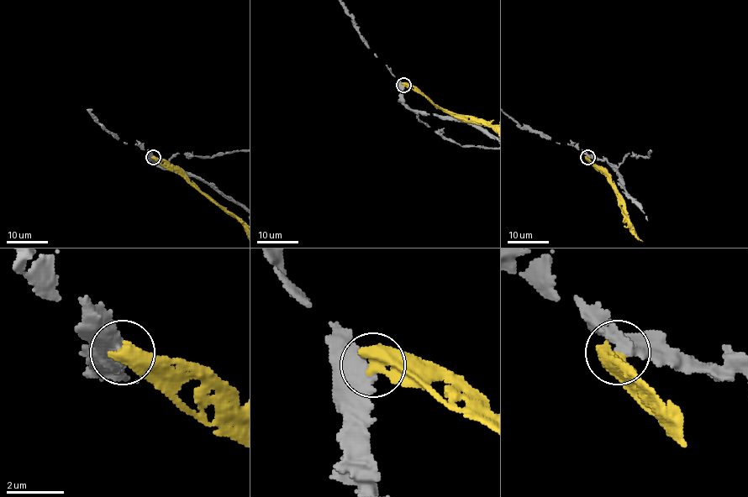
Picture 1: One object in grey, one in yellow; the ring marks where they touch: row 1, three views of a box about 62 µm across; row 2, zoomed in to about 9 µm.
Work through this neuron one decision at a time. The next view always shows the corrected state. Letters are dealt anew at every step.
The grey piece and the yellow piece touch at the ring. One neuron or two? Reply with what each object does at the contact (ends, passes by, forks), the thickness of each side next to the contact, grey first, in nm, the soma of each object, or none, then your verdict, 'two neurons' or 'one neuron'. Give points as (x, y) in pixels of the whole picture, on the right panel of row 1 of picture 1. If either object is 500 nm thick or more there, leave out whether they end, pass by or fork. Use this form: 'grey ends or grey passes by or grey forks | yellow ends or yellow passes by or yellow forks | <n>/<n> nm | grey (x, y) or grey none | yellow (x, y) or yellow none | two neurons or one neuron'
500/600 nm | grey none | yellow none | two neurons

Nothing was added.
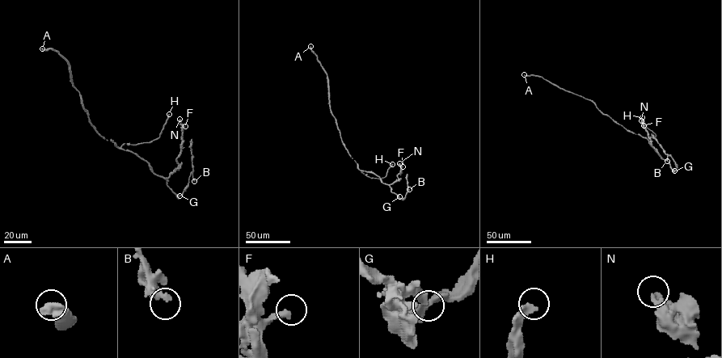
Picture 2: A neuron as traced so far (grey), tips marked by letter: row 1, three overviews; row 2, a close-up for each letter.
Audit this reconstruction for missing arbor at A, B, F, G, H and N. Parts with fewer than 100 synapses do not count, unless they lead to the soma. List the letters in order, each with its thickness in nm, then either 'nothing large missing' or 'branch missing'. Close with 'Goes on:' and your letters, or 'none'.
A: calibre 600 nm; nothing large missing
B: calibre 280 nm; nothing large missing
F: calibre 280 nm; nothing large missing
G: calibre 320 nm; nothing large missing
H: calibre 360 nm; branch missing
N: calibre 160 nm; nothing large missing
Goes on: H

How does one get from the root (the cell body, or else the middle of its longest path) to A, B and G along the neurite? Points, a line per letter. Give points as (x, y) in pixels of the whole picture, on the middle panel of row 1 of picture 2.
A: (348, 153), (331, 110), (327, 74), (310, 46)
B: (348, 153), (360, 170), (378, 176), (382, 182), (388, 184), (391, 191), (400, 199), (405, 196), (409, 189)
G: (348, 153), (360, 170), (378, 176), (382, 182), (388, 184), (391, 191), (399, 196)

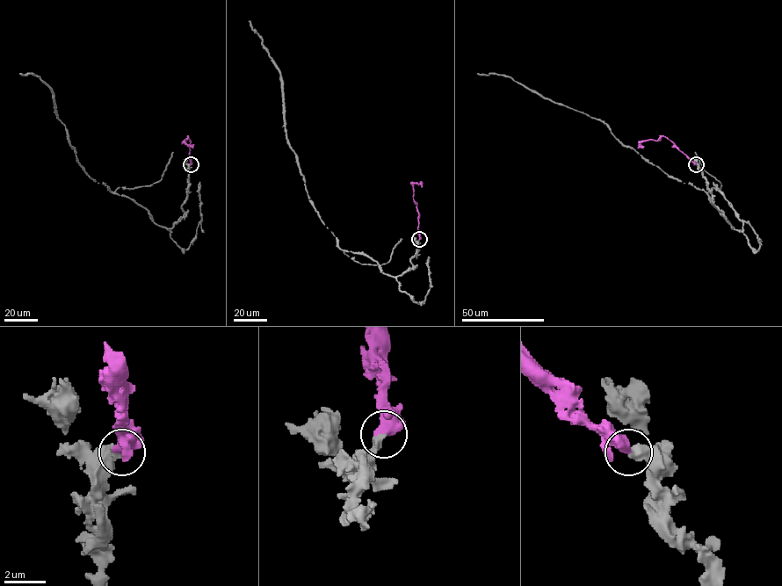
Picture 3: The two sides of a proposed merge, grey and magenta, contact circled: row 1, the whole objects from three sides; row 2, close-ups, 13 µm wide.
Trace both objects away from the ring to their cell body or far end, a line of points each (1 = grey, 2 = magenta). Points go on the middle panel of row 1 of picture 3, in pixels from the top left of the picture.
1: (419, 239), (414, 266), (401, 275), (338, 247), (309, 201), (287, 138), (280, 73), (249, 20)
2: (419, 239), (419, 212), (414, 199), (413, 184), (419, 184), (422, 187)

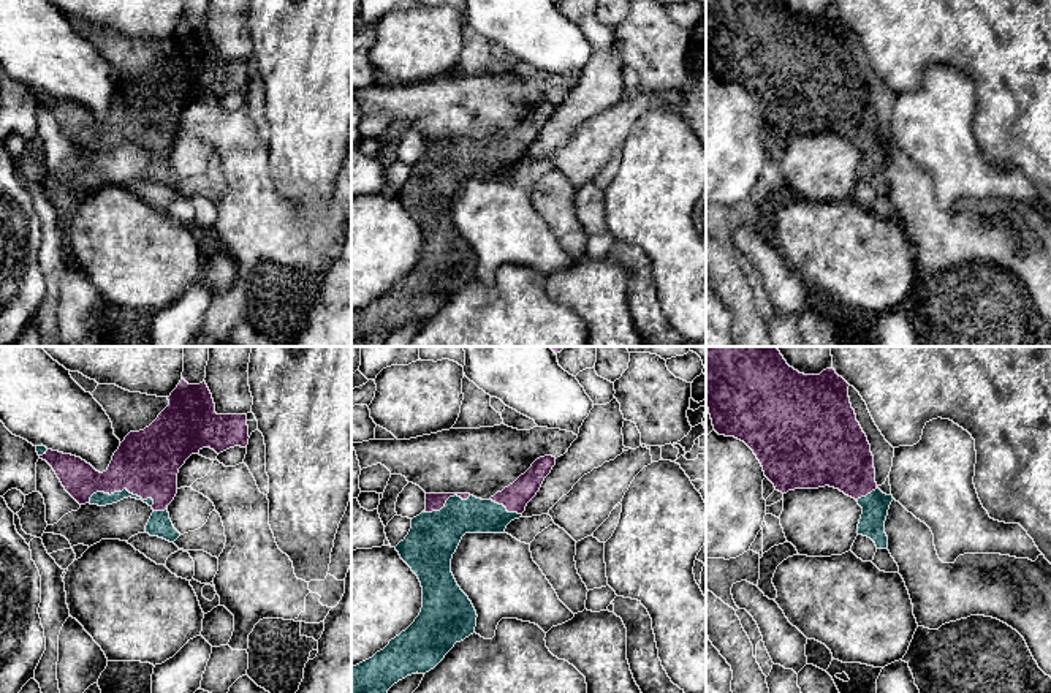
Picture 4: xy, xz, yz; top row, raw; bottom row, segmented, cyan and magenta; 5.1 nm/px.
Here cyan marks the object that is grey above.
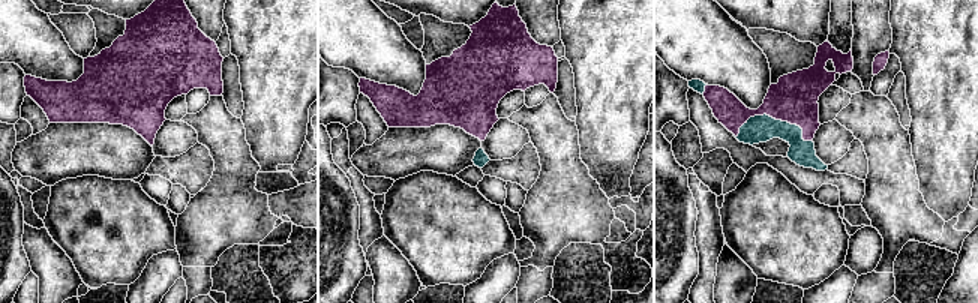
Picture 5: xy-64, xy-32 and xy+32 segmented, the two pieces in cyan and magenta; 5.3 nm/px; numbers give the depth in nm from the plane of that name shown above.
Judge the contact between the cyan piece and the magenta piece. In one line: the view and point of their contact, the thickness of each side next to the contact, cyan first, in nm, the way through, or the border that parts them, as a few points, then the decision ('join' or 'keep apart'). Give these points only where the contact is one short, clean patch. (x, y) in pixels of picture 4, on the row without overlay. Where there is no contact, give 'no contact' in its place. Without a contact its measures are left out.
meets cyan in xy at (119, 138); 70 nm thick on the cyan side, 320 nm on the other; join

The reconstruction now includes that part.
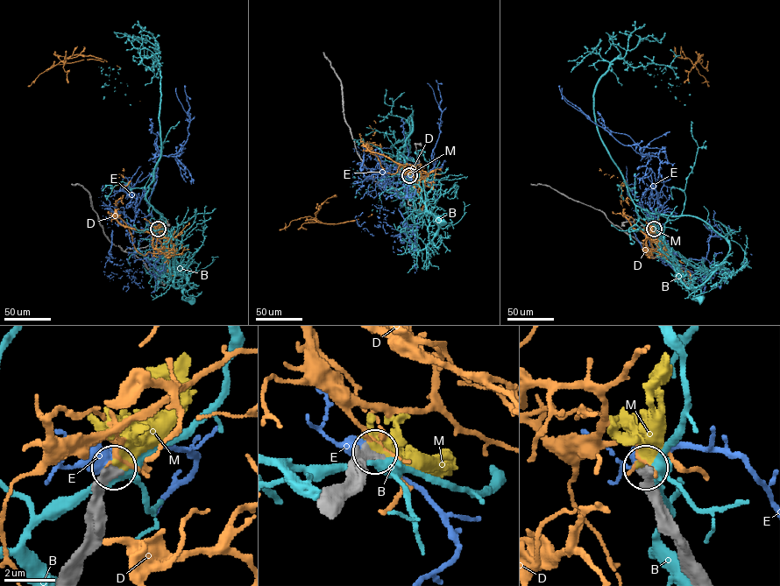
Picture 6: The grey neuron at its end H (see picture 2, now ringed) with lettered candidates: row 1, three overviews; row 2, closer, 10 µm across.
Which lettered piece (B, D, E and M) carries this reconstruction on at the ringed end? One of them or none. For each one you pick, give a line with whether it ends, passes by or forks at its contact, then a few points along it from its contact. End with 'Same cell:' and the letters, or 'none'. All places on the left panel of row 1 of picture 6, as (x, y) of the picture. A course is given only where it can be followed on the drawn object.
M: it ends
Same cell: M

